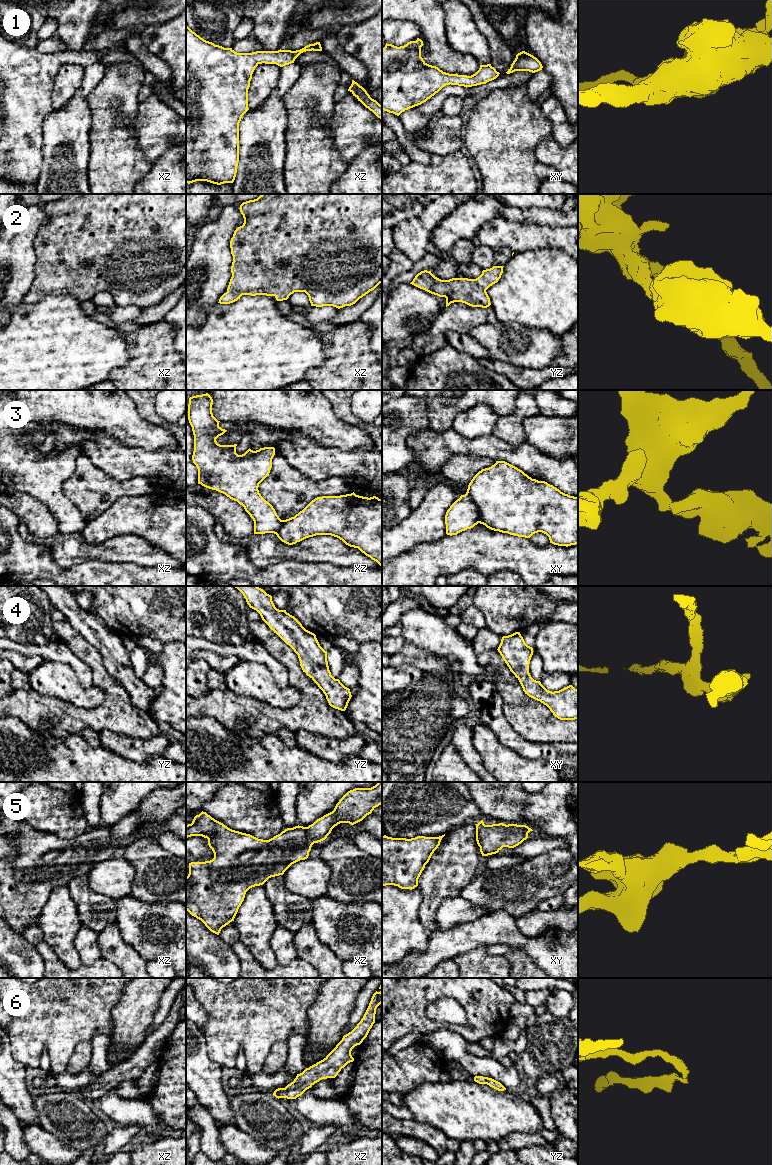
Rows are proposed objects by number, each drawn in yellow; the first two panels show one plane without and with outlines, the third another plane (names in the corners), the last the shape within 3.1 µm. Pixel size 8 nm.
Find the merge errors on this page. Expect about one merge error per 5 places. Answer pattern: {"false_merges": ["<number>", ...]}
{"false_merges": ["3"]}

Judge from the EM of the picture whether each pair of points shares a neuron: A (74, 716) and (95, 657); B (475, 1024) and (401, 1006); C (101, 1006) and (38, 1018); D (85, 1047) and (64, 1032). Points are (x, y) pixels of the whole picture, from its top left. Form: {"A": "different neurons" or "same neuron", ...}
{"A": "same neuron", "B": "same neuron", "C": "same neuron", "D": "different neurons"}

